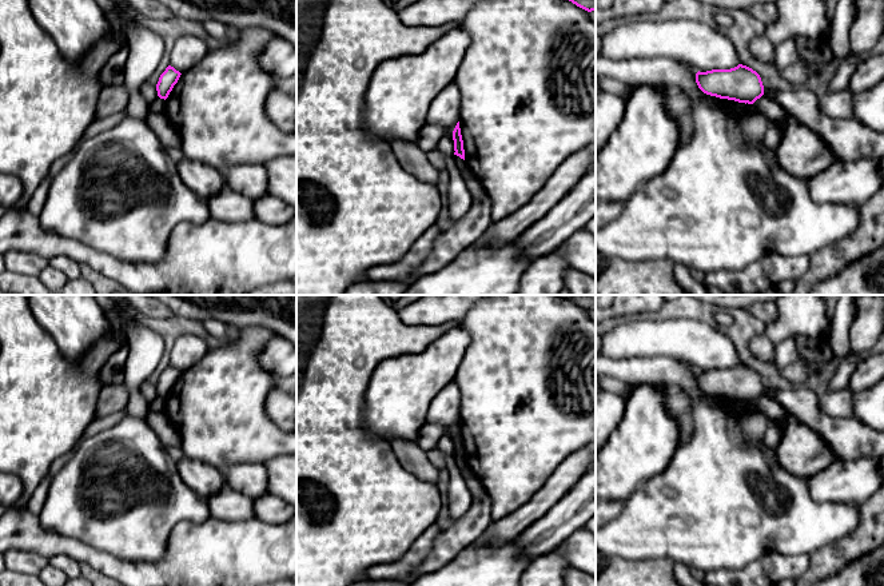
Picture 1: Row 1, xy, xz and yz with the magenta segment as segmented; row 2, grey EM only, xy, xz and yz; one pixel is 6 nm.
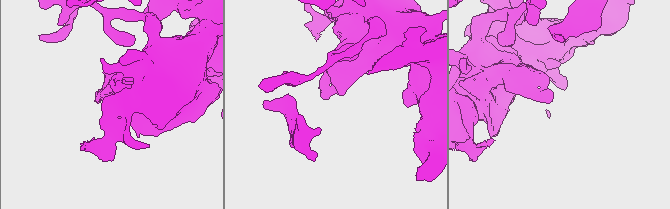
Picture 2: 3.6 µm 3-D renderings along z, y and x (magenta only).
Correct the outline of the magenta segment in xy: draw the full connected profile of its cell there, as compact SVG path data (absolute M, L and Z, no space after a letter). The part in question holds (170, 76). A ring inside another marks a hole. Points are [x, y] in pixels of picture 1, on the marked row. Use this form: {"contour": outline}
{"contour": "M168 65L166 71L160 75L159 81L156 84L158 96L160 99L167 99L174 85L178 83L180 77L180 72L174 67Z"}

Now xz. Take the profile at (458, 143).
{"contour": "M459 121L457 123L453 131L453 140L454 140L454 155L459 156L465 160L465 150L463 150L463 140L461 135Z"}

